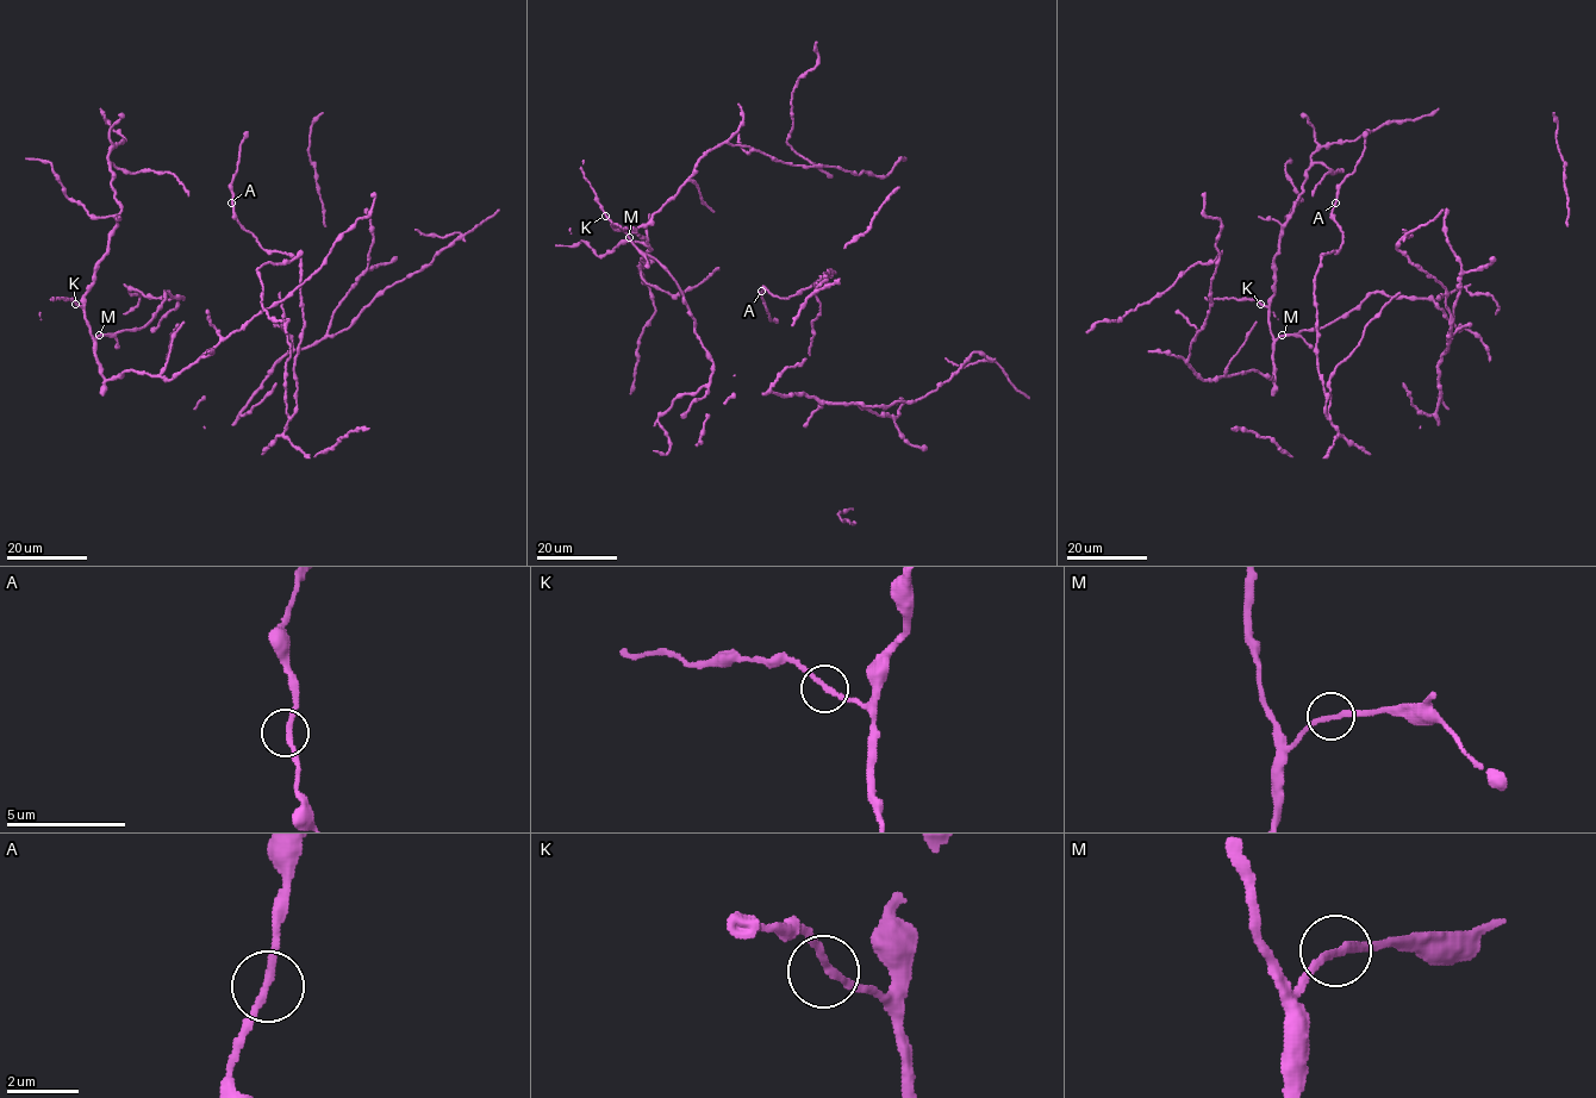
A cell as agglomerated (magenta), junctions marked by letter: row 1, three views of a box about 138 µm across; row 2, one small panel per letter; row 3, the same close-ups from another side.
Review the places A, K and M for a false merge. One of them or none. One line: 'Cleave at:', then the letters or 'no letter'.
Cleave at: no letter

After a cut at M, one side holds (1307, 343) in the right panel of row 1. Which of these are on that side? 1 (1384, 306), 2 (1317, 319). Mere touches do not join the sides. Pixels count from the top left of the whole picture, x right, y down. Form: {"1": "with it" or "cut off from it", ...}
{"1": "cut off from it", "2": "cut off from it"}

